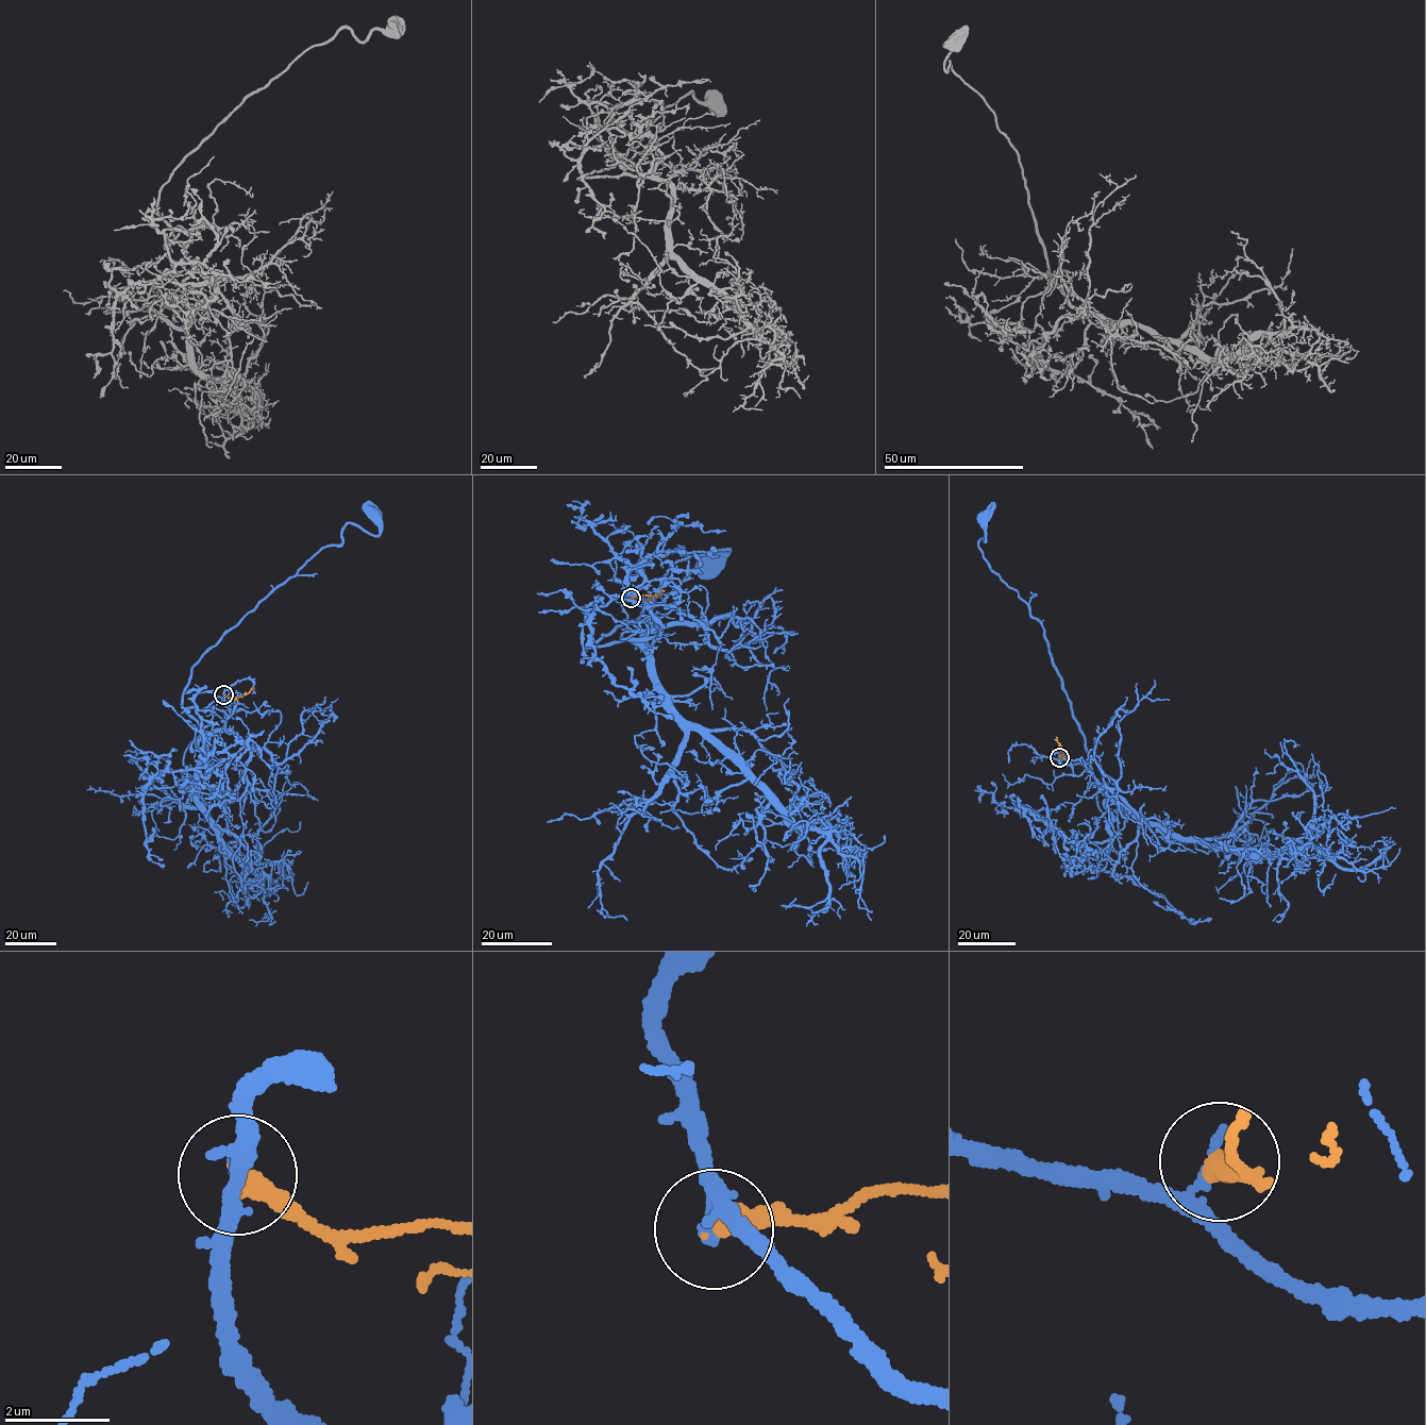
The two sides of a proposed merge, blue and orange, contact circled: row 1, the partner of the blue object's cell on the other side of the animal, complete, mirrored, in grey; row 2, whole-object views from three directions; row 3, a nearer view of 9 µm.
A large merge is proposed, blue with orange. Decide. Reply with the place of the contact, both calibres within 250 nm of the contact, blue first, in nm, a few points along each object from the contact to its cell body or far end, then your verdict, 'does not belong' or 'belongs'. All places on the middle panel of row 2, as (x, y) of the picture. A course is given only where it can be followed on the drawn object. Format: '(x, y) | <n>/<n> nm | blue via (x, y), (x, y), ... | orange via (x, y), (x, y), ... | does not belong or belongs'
(631, 598) | 140/400 nm | blue via (631, 598), (655, 626), (585, 652), (654, 602), (667, 570), (688, 556), (681, 554), (728, 549), (710, 563) | orange via (631, 598), (658, 594), (664, 591) | does not belong

